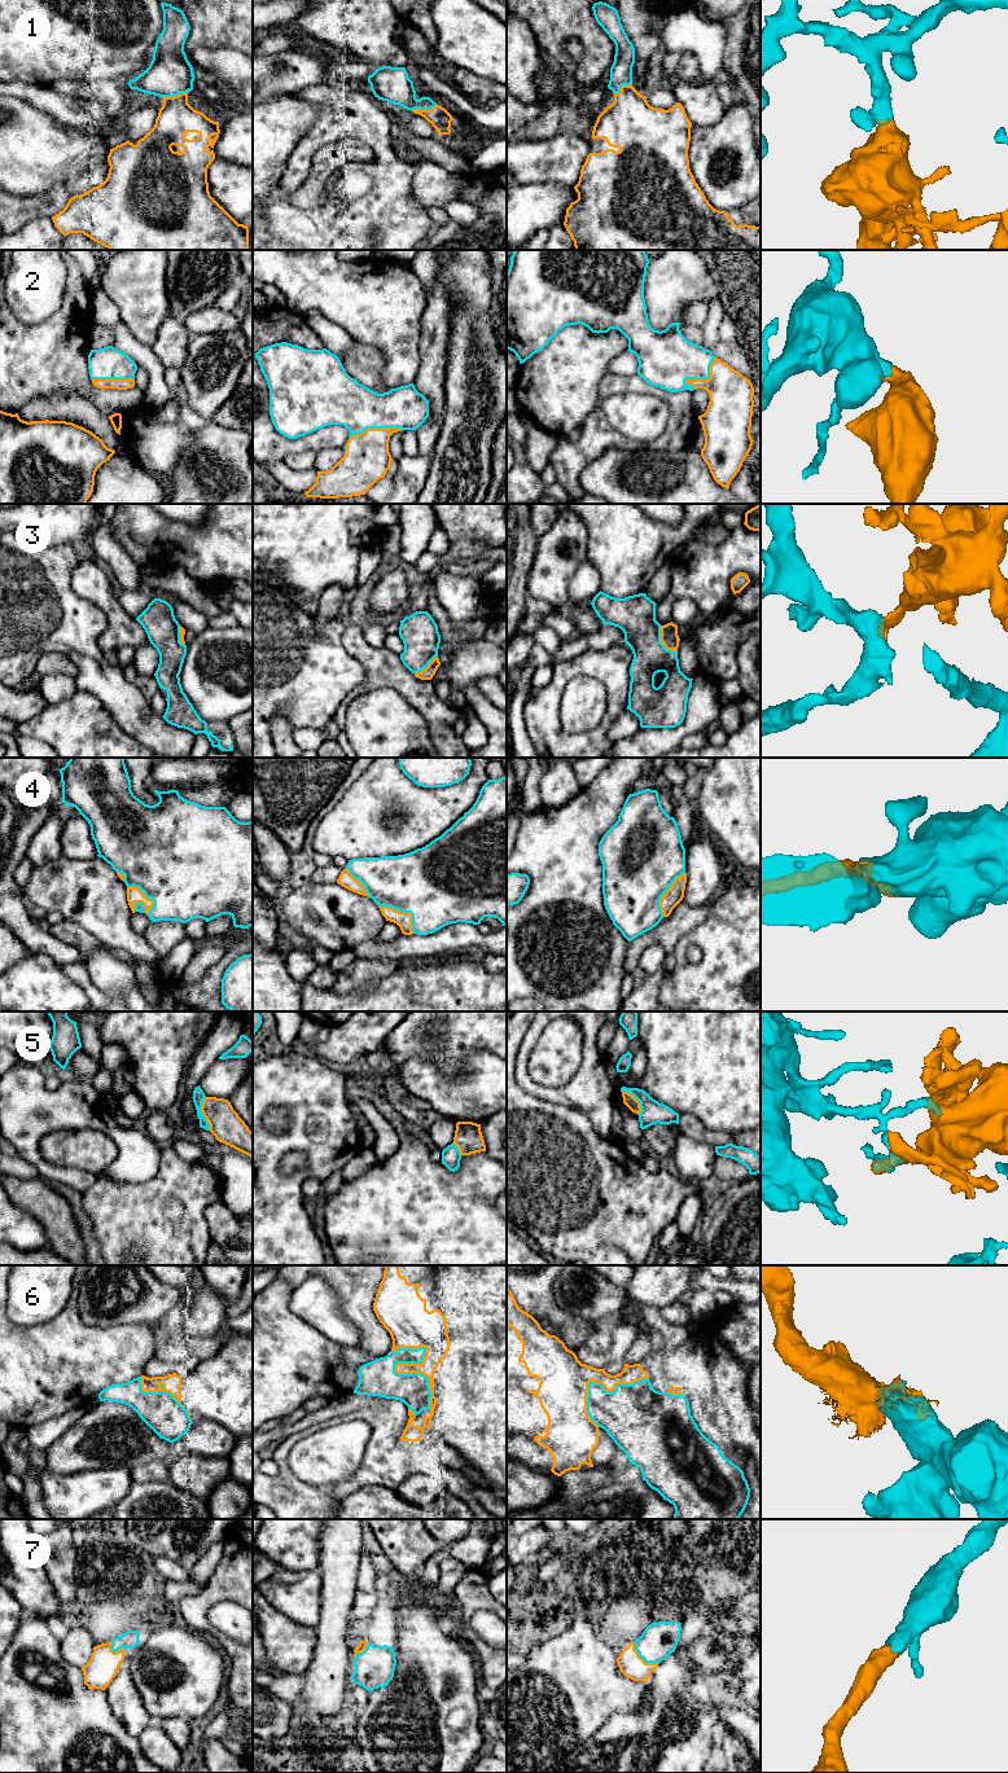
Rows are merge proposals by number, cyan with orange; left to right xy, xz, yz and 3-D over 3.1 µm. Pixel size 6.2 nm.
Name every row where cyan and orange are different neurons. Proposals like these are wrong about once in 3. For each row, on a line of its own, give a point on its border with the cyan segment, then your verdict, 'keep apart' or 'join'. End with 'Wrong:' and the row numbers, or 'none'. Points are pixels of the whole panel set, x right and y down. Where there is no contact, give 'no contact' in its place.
1: xy (176, 95) | join
2: yz (706, 378) | join
3: yz (661, 643) | join
4: xy (147, 896) | join
5: xy (202, 1114) | keep apart
6: xz (397, 1363) | join
7: yz (643, 1658) | join
Wrong: 5

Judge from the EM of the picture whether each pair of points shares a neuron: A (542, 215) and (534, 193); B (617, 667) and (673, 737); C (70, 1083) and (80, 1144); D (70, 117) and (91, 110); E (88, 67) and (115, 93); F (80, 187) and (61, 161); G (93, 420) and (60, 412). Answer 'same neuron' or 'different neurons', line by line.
A: same neuron
B: different neurons
C: different neurons
D: same neuron
E: different neurons
F: different neurons
G: same neuron

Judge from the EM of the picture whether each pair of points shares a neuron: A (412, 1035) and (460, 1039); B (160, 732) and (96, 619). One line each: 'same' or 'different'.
A: same
B: same

